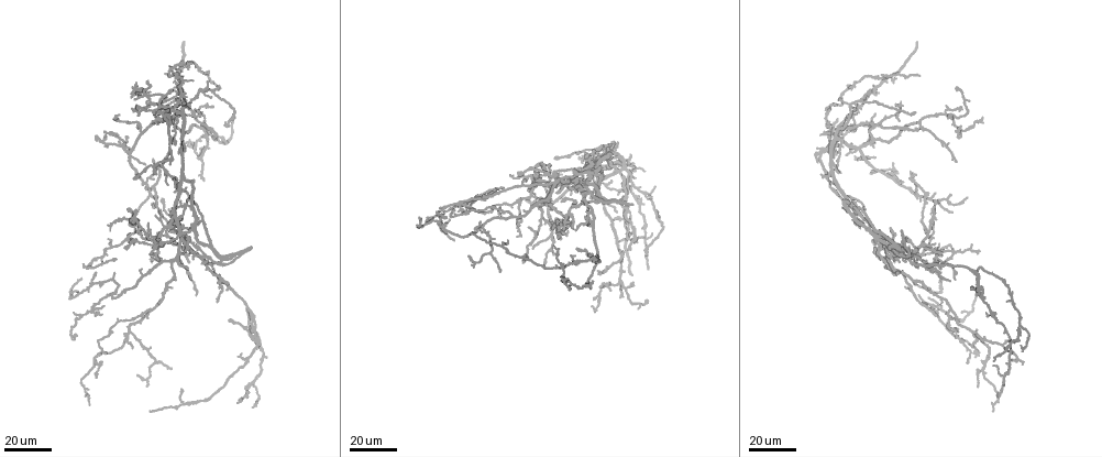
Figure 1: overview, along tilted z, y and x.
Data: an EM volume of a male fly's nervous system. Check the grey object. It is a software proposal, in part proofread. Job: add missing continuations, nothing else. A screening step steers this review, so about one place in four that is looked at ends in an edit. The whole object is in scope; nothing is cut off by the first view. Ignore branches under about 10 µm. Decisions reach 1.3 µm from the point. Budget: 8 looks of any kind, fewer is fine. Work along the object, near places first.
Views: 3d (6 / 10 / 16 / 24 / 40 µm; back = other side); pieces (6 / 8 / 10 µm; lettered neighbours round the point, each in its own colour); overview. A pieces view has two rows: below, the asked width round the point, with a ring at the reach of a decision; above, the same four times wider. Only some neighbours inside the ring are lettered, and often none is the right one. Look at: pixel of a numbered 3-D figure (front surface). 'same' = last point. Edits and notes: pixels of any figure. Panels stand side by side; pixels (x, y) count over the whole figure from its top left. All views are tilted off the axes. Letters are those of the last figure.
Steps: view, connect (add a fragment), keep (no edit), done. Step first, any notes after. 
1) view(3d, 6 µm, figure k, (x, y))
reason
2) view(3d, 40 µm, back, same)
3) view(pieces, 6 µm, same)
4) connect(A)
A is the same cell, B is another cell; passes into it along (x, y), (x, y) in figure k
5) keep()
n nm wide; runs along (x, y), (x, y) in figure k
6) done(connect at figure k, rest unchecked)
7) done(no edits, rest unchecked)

view(3d, 24 µm, figure 1, (632, 275))

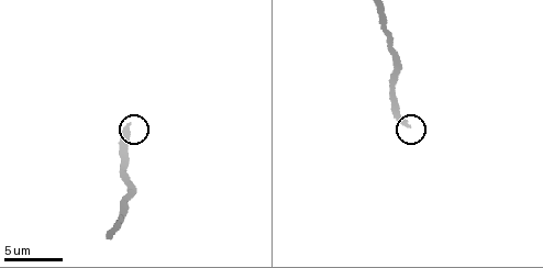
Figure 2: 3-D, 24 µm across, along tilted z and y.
view(pieces, 8 µm, figure 2, (129, 123))

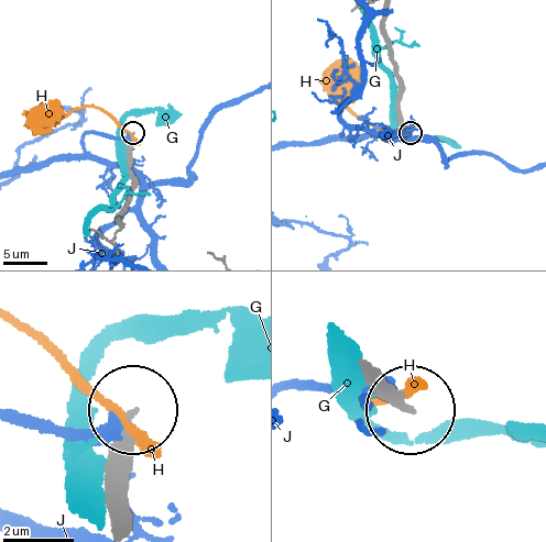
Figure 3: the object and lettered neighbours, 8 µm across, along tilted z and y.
keep()
G, H and J are other cells; runs along (117, 513), (133, 415) in figure 3; no lettered fragment goes on from it

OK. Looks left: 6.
view(3d, 24 µm, figure 1, (970, 100))
free end

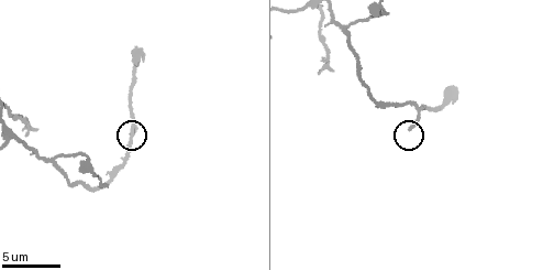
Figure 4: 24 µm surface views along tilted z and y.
view(pieces, 6 µm, figure 4, (410, 129))

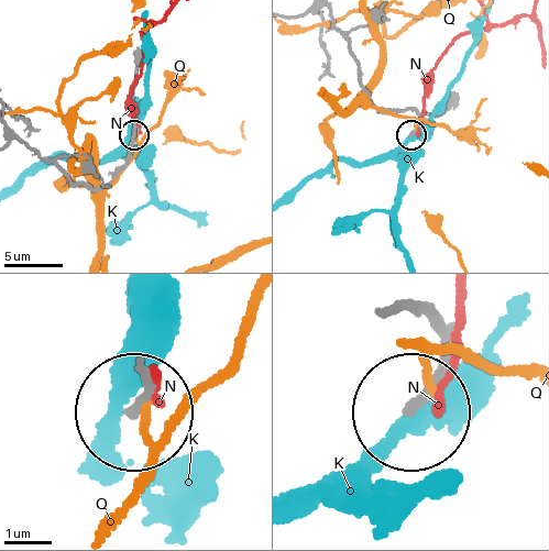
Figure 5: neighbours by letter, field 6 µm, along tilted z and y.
keep()
K, N and Q are other cells; no lettered fragment goes on from it

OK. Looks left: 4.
view(pieces, 8 µm, figure 4, (451, 87))
end of a long branch

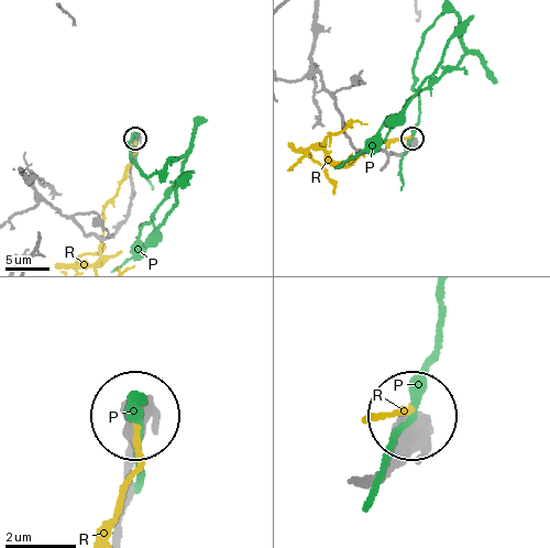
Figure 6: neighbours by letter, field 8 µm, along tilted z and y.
keep()
590 nm wide; P and R are other cells; no lettered fragment goes on from it

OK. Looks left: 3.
view(3d, 24 µm, figure 1, (136, 98))
free end

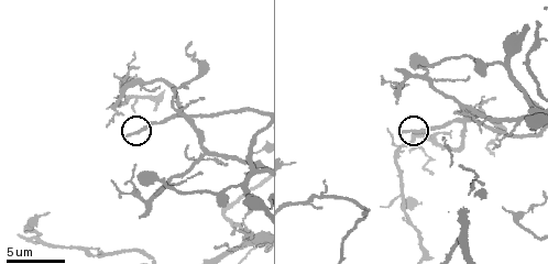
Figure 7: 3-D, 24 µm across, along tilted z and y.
view(3d, 10 µm, figure 7, (402, 130))

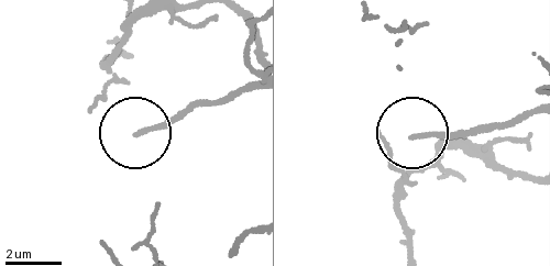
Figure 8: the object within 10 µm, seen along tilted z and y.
view(pieces, 6 µm, figure 8, (136, 135))
see the neighbours

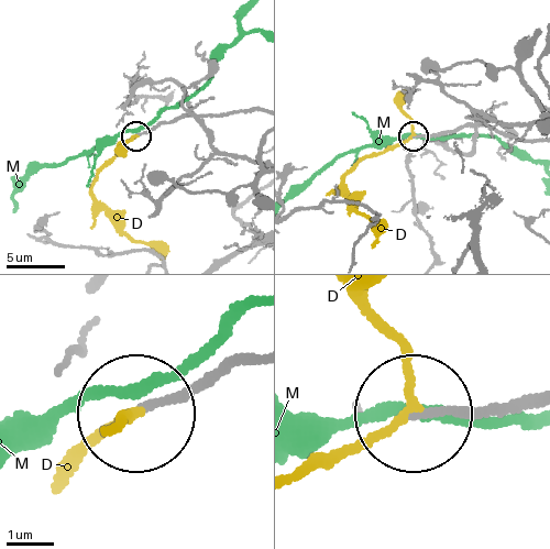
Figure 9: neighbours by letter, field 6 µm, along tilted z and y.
connect(D)
140 nm wide; D is the same cell, M is another cell; passes into it along (526, 396), (410, 407), (298, 470) in figure 9; the cell continues

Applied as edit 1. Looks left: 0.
done(connect at figure 9, rest unchecked)

